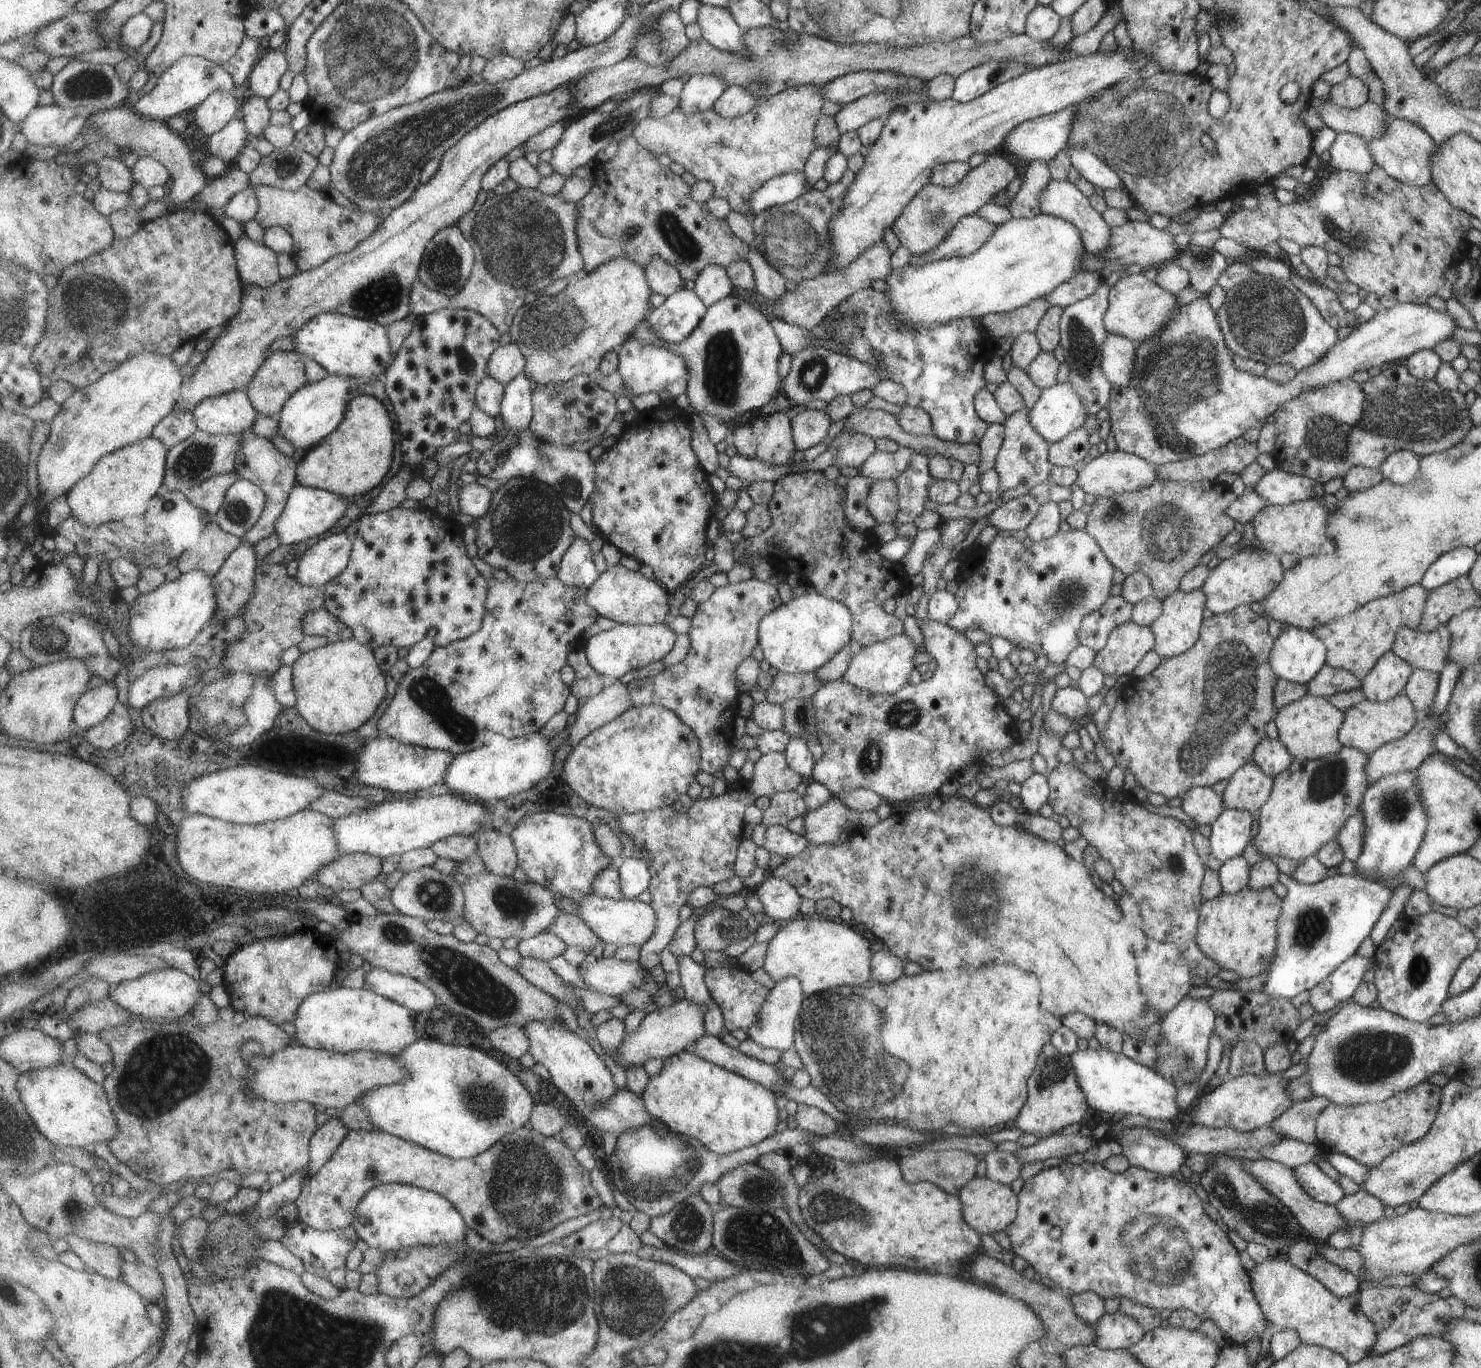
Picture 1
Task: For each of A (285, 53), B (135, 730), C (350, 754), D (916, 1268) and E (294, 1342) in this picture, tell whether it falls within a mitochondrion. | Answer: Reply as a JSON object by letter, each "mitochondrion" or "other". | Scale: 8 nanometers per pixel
{"A":"other","B":"other","C":"other","D":"other","E":"mitochondrion"}

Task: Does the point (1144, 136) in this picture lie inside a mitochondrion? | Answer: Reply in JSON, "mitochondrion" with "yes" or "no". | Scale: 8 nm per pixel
{"mitochondrion":"yes"}

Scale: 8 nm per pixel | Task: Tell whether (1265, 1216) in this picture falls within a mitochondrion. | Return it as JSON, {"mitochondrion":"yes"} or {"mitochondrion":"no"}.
{"mitochondrion":"yes"}

